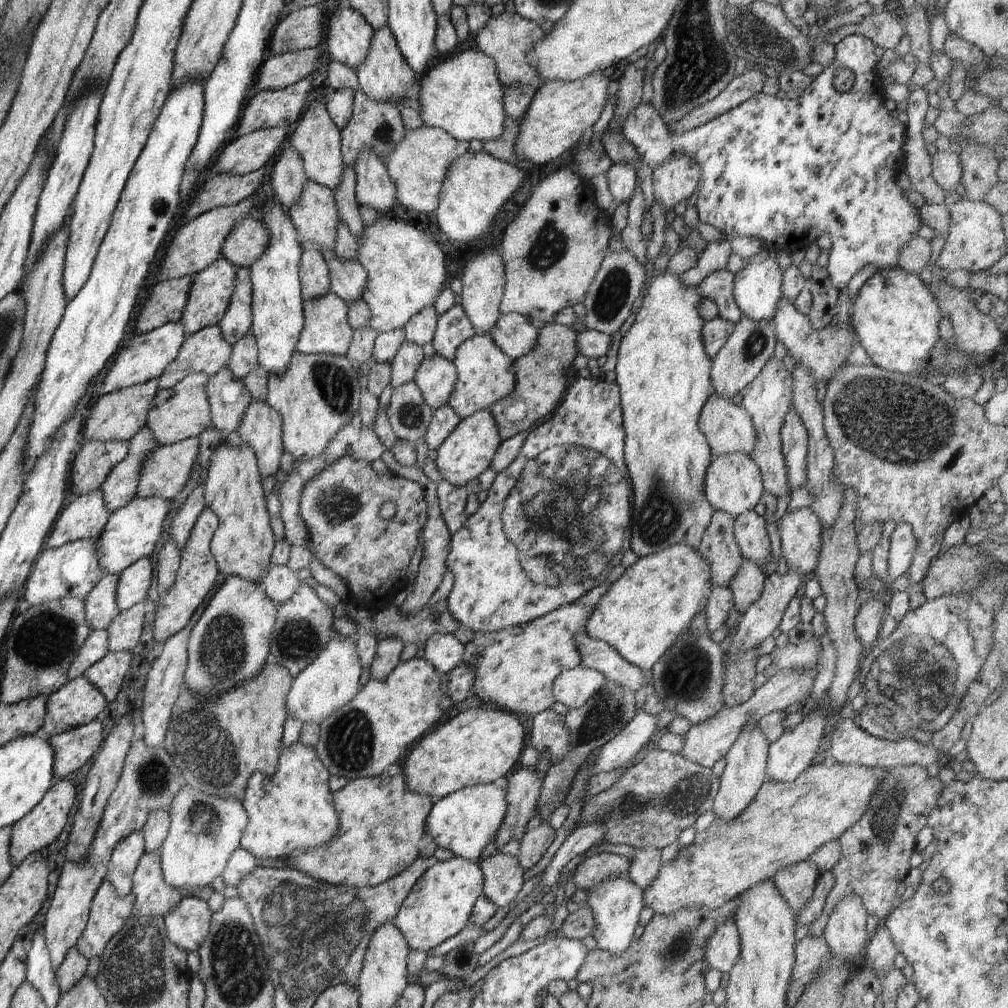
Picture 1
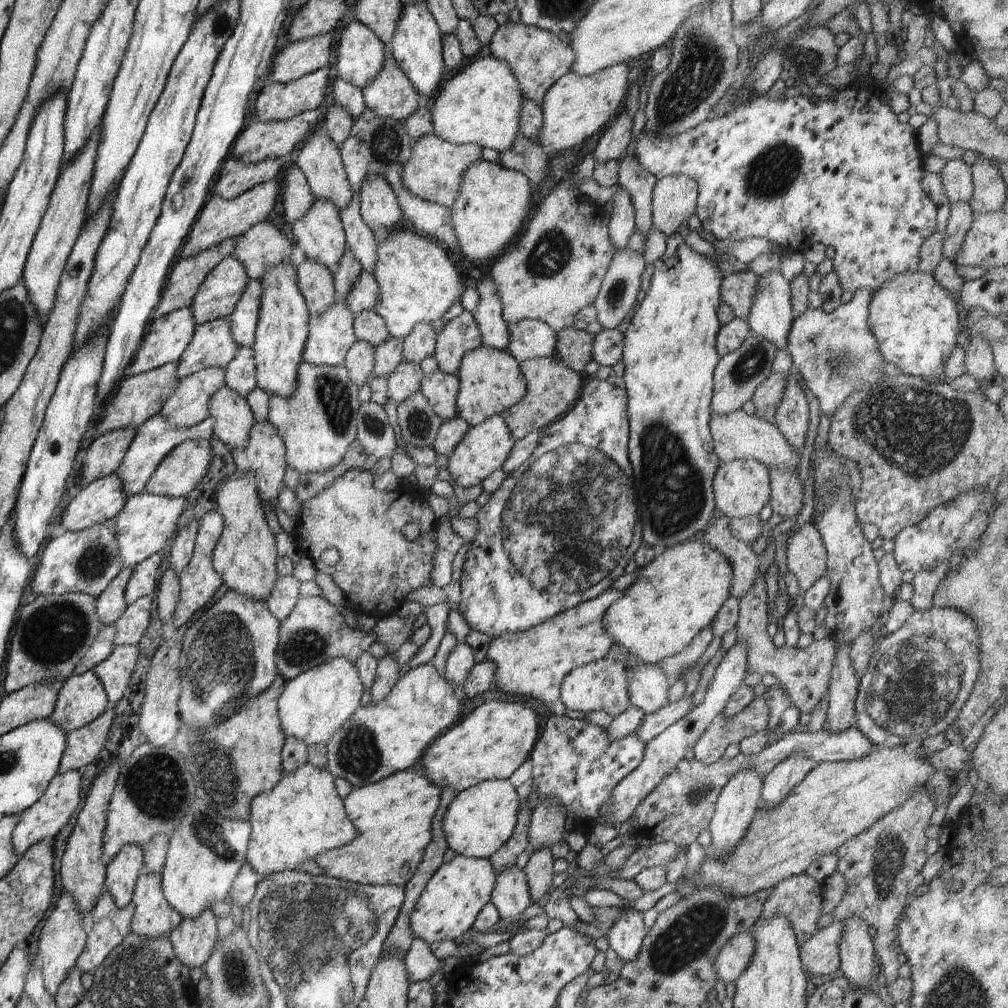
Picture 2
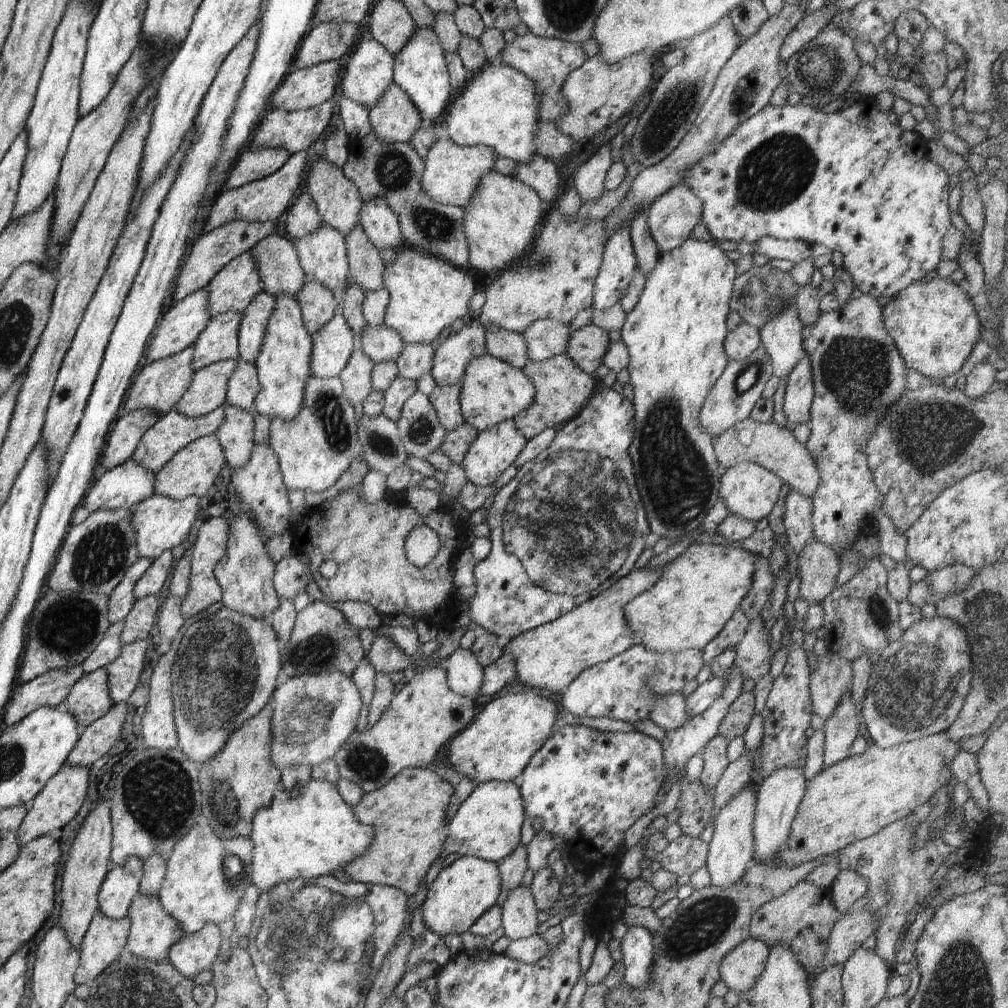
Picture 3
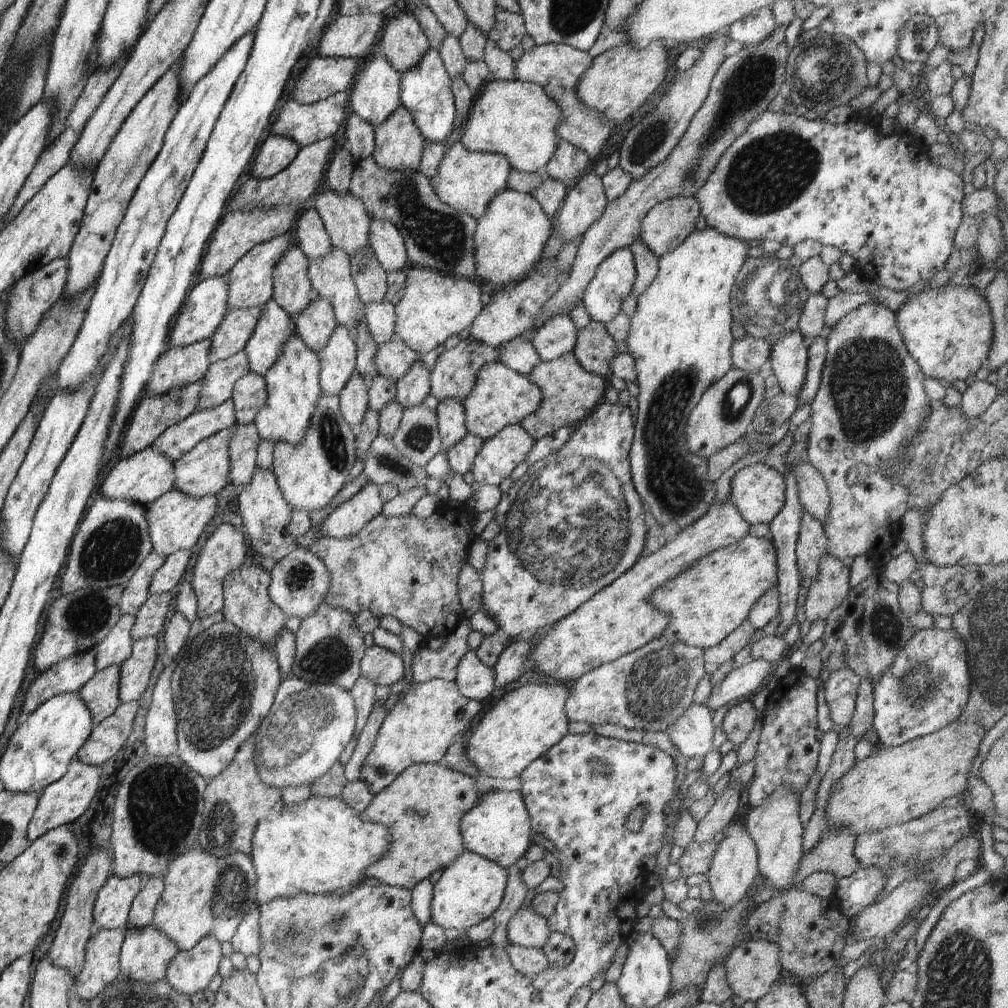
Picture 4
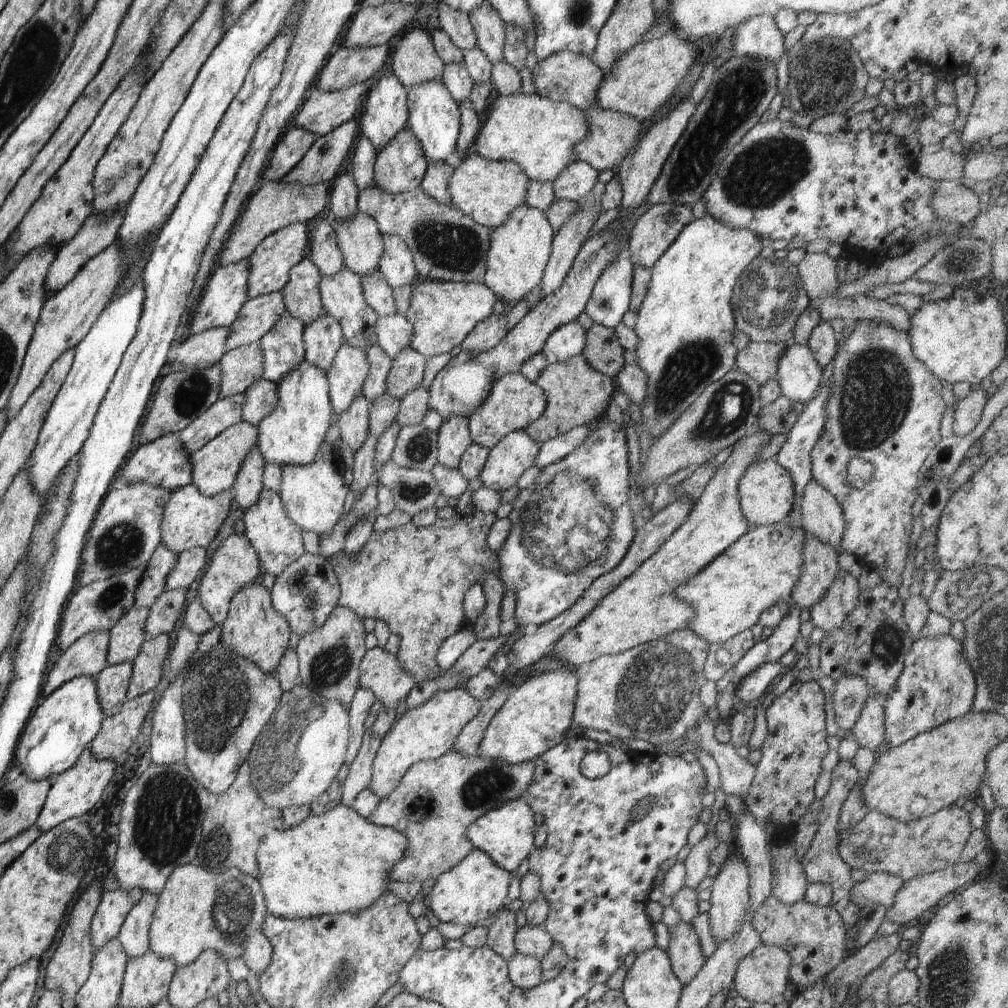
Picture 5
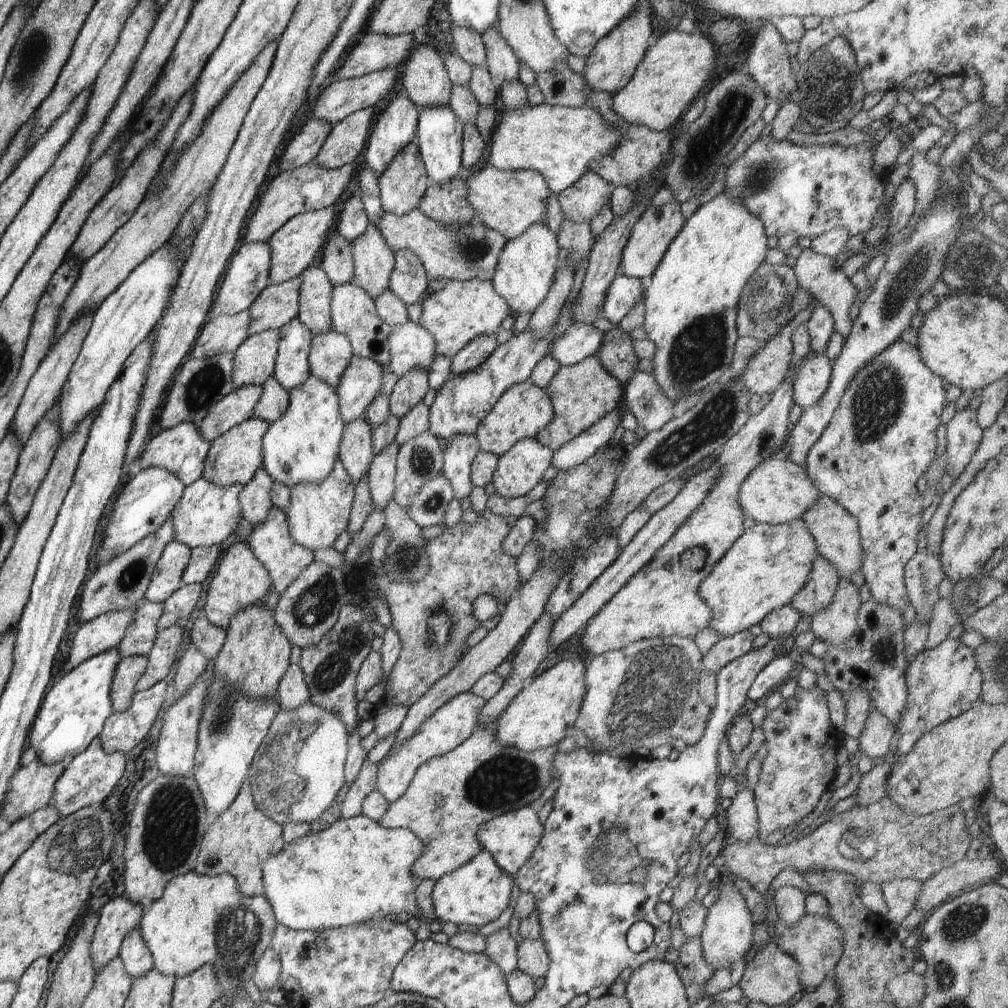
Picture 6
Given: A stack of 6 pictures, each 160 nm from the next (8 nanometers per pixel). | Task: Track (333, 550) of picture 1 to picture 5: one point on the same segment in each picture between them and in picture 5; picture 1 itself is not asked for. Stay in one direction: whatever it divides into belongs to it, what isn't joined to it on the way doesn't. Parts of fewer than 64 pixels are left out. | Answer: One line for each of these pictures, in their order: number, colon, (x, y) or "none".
2: (378, 567)
3: (366, 541)
4: (406, 567)
5: (414, 579)

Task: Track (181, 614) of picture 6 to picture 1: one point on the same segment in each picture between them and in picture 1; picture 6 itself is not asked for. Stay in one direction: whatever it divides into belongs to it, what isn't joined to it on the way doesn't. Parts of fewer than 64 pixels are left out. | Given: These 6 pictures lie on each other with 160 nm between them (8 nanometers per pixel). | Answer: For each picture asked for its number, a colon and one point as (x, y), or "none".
1: (125, 631)
2: (130, 628)
3: (137, 626)
4: (149, 619)
5: (163, 614)

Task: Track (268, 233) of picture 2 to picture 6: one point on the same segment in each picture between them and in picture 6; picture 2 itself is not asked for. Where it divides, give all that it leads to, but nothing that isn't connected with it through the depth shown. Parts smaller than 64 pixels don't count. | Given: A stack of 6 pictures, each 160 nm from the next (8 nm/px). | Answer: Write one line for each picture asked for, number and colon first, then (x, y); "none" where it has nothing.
3: (278, 265)
4: (292, 290)
5: (301, 297)
6: (315, 289)

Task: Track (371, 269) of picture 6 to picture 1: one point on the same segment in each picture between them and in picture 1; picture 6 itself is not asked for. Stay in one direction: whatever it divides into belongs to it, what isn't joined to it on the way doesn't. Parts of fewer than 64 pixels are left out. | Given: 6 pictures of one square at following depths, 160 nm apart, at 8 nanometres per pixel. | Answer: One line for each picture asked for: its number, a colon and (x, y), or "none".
1: (317, 141)
2: (320, 161)
3: (338, 203)
4: (344, 217)
5: (359, 240)

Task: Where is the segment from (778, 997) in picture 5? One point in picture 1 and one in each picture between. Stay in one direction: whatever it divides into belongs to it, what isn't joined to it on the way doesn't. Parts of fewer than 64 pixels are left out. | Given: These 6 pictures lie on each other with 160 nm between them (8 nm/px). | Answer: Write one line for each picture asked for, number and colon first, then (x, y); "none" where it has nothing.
1: (722, 951)
2: (734, 958)
3: (740, 969)
4: (752, 967)

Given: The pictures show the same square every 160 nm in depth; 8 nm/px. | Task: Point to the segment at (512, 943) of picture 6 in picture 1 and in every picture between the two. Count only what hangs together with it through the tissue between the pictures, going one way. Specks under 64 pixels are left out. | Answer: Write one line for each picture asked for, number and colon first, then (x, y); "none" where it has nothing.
1: (524, 785)
2: (506, 856)
3: (512, 869)
4: (513, 899)
5: (501, 932)

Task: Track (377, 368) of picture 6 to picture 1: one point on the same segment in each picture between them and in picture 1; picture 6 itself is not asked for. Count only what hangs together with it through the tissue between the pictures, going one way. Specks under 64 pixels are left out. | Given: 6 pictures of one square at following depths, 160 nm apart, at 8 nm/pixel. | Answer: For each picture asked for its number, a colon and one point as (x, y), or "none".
1: (326, 330)
2: (331, 336)
3: (333, 346)
4: (337, 359)
5: (345, 378)

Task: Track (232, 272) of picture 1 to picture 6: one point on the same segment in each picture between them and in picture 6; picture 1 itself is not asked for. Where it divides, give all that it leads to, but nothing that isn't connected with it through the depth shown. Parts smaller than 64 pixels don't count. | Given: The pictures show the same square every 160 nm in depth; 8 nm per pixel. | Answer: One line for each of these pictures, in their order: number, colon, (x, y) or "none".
2: (218, 296)
3: (234, 287)
4: (250, 281)
5: (269, 265)
6: (294, 247)

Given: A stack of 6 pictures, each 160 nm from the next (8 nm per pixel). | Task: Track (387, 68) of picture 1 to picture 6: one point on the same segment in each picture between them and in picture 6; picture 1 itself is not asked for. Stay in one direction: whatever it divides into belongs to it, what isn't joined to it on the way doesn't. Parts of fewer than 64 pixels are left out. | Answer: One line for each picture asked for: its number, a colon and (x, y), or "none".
2: (390, 95)
3: (394, 119)
4: (398, 141)
5: (400, 165)
6: (402, 184)

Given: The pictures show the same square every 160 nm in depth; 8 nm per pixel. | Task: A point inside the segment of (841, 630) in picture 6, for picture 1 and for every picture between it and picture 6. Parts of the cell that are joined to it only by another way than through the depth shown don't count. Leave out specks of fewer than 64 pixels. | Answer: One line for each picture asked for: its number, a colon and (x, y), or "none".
1: (800, 531)
2: (807, 558)
3: (818, 567)
4: (831, 587)
5: (833, 606)

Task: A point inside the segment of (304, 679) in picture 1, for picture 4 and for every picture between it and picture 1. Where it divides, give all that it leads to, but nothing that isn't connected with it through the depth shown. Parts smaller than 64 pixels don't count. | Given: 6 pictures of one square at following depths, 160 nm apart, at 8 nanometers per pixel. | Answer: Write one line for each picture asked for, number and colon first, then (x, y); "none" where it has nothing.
2: (314, 705)
3: (312, 716)
4: (309, 725)

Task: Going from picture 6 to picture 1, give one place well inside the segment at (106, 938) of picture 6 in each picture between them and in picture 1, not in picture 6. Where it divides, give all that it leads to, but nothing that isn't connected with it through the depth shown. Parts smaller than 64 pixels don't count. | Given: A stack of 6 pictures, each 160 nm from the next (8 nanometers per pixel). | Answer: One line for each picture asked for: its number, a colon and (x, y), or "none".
1: (120, 871)
2: (123, 870)
3: (121, 885)
4: (113, 903)
5: (114, 906)

